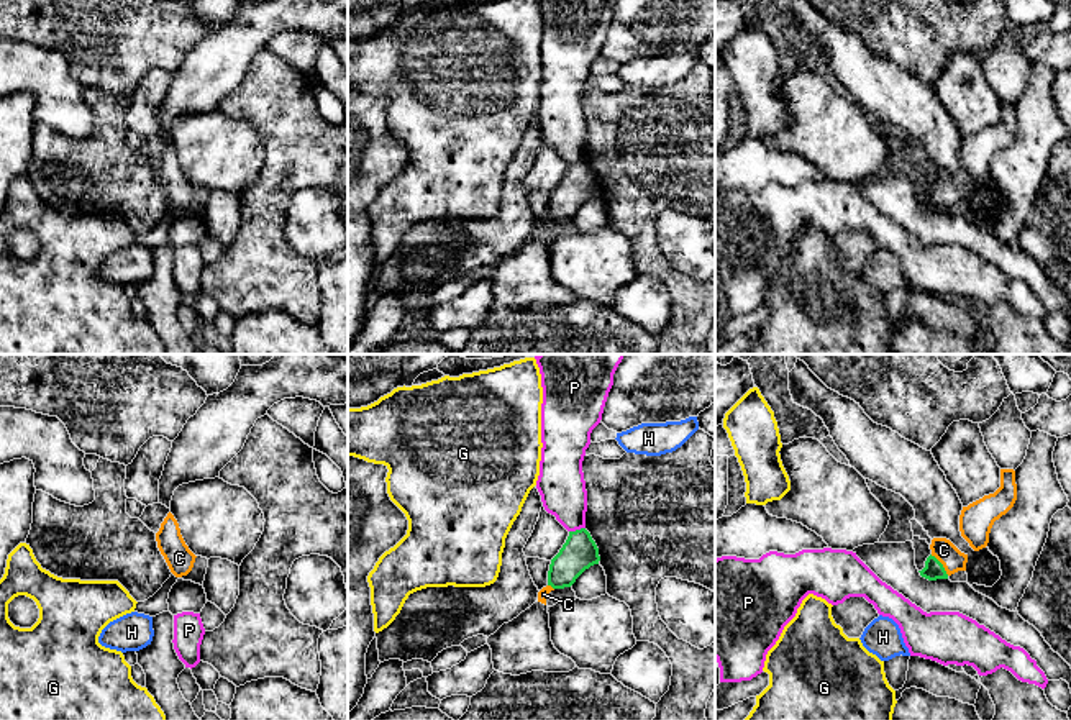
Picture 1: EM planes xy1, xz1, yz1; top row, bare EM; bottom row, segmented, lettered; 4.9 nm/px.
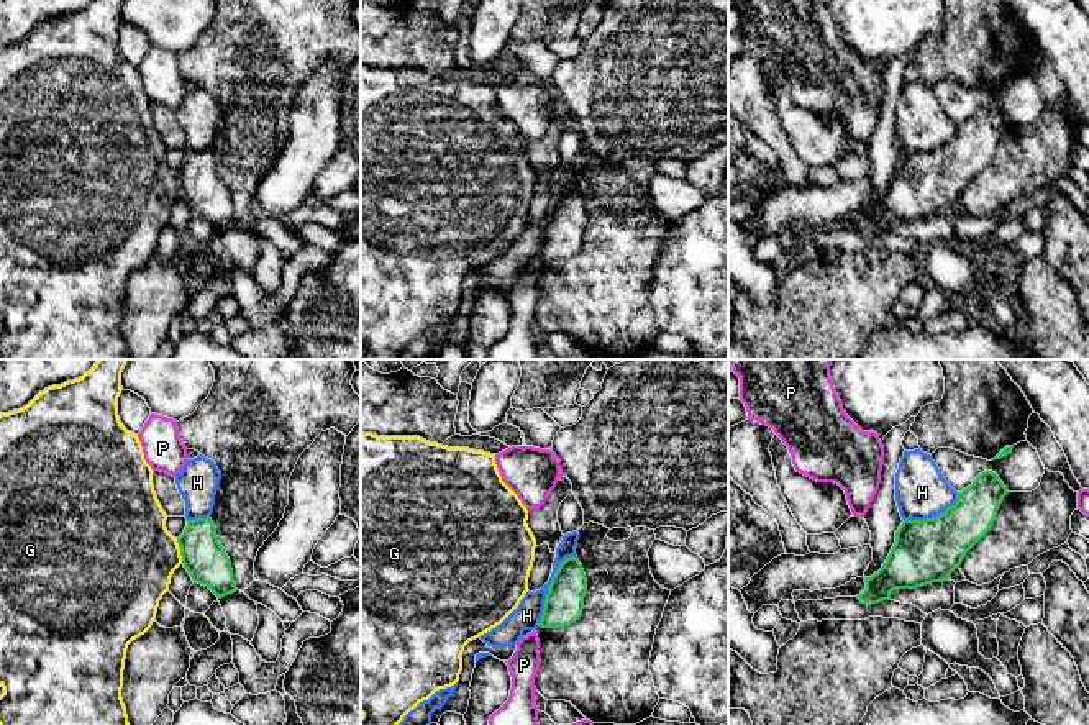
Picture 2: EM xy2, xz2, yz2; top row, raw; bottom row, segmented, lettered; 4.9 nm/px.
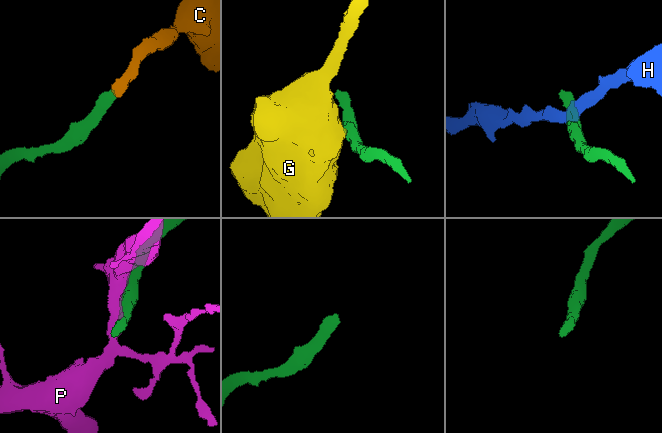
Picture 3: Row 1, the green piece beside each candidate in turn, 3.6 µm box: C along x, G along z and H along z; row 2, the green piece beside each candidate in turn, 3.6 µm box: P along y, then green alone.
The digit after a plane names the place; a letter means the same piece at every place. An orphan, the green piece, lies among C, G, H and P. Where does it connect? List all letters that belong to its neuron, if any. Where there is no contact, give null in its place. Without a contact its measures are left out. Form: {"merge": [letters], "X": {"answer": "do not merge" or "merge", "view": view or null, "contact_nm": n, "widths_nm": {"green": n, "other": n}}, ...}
{"merge": ["C"], "C": {"answer": "merge", "view": "yz1", "contact_nm": 140, "widths_nm": {"green": 100, "other": 110}}, "G": {"answer": "do not merge", "view": "xy2", "contact_nm": 130, "widths_nm": {"green": 220, "other": 440}}, "H": {"answer": "do not merge", "view": "xz2", "contact_nm": 400, "widths_nm": {"green": 190, "other": 140}}, "P": {"answer": "do not merge", "view": "xz1", "contact_nm": 80, "widths_nm": {"green": 170, "other": 220}}}

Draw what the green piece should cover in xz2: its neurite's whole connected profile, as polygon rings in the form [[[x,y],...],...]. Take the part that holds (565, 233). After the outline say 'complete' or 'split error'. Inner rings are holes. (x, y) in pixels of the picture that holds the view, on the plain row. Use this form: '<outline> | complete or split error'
[[[577,189],[566,190],[549,217],[538,259],[558,261],[579,253],[586,226],[587,212],[582,197]]] | complete

